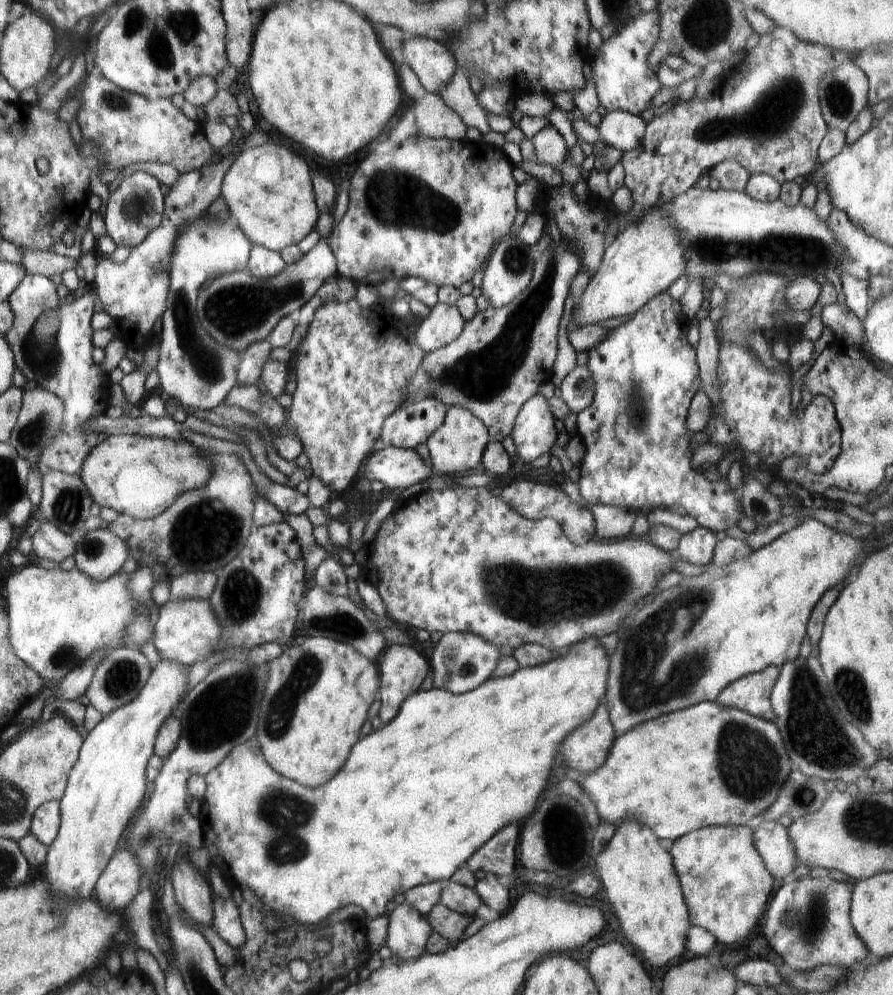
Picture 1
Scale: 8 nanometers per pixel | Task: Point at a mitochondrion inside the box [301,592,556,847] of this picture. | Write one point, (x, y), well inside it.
(344, 625)

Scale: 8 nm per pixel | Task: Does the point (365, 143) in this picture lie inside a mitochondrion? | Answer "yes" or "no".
no

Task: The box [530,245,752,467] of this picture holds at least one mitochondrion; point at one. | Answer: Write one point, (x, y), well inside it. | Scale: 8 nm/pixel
(636, 406)

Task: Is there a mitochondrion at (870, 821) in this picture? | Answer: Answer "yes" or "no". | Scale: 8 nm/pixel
yes

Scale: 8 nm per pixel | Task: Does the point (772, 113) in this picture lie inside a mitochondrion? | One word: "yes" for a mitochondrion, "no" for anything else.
yes

